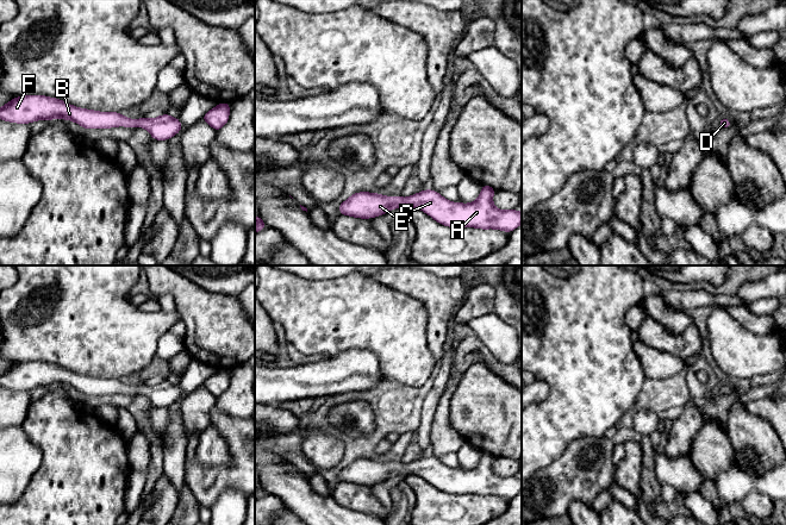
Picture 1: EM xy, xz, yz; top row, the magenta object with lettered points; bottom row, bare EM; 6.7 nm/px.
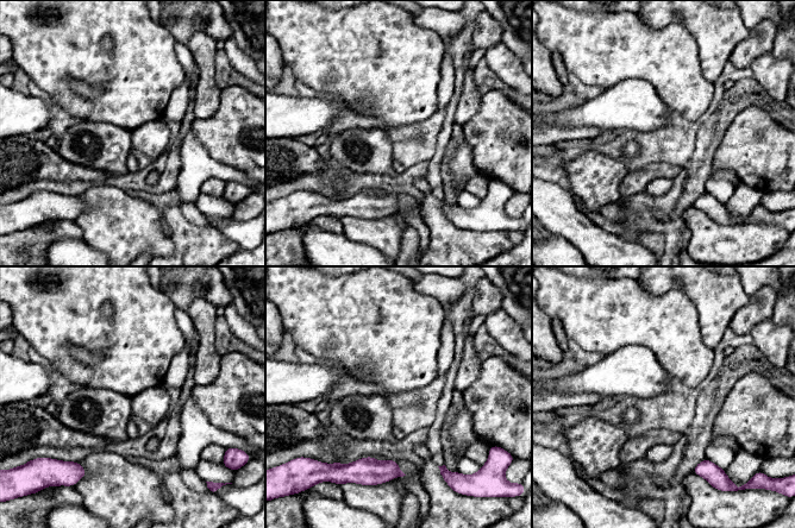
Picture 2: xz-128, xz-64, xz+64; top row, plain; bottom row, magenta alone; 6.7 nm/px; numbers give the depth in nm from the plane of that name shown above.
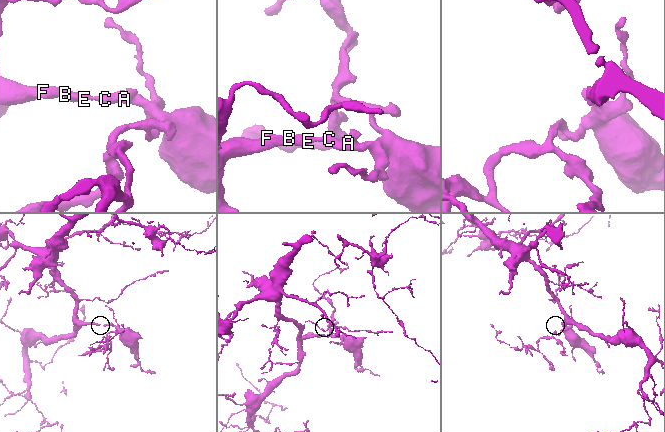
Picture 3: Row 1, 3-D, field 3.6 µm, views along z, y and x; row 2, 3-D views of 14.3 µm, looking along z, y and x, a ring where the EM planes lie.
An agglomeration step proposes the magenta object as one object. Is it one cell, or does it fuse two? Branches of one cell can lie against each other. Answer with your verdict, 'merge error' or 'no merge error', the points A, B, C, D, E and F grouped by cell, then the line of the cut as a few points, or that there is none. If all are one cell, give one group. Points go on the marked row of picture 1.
no merge error | A B C D E F | no cut

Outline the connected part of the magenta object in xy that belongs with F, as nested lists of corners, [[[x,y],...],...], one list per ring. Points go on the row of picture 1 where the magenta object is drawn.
[[[46,95],[17,96],[0,108],[0,120],[4,121],[31,124],[37,120],[52,119],[71,120],[87,130],[118,126],[143,127],[149,131],[154,140],[168,140],[183,127],[179,118],[168,113],[154,119],[142,117],[135,120],[119,112],[86,110]]]

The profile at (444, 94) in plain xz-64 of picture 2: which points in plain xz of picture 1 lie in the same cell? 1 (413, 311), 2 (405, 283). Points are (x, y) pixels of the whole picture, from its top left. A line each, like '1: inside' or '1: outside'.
1: outside
2: inside

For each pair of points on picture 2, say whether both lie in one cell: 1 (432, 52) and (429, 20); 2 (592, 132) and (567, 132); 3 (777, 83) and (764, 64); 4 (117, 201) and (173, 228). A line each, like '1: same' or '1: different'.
1: different
2: same
3: same
4: different

